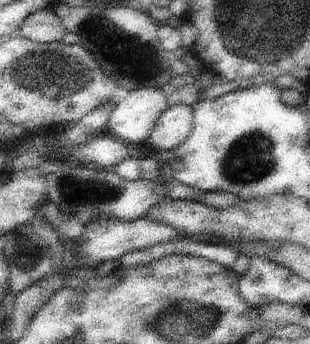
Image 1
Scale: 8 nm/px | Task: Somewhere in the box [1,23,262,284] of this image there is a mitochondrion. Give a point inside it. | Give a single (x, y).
(49, 72)

